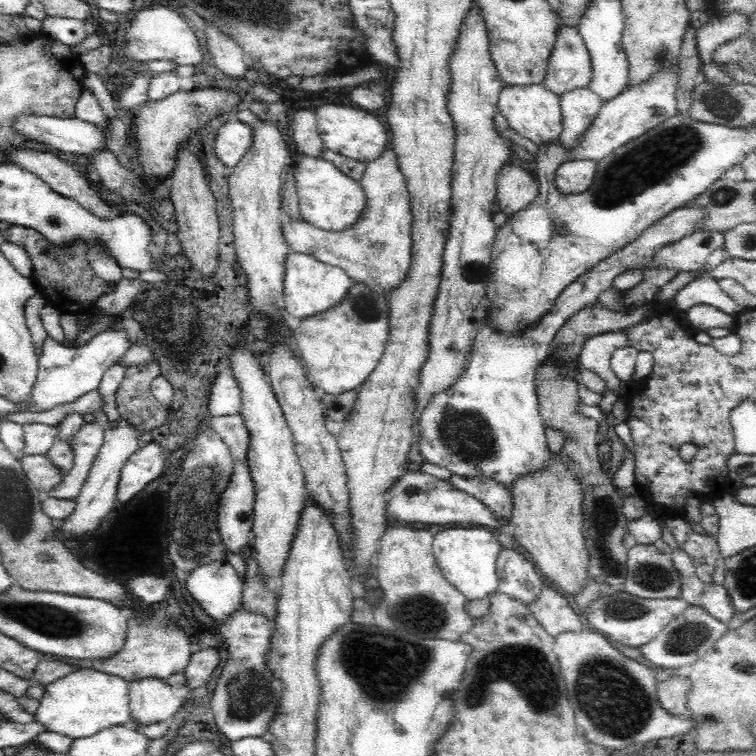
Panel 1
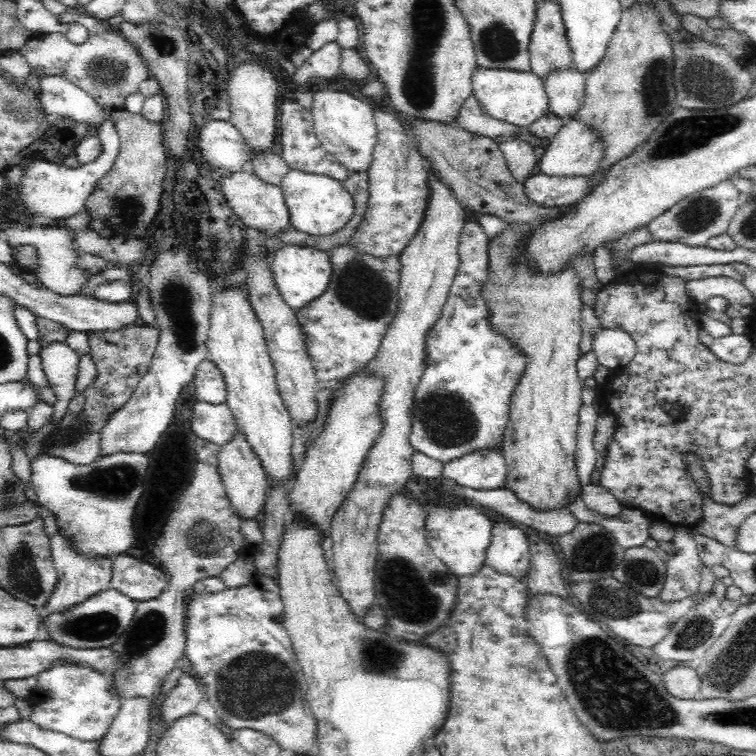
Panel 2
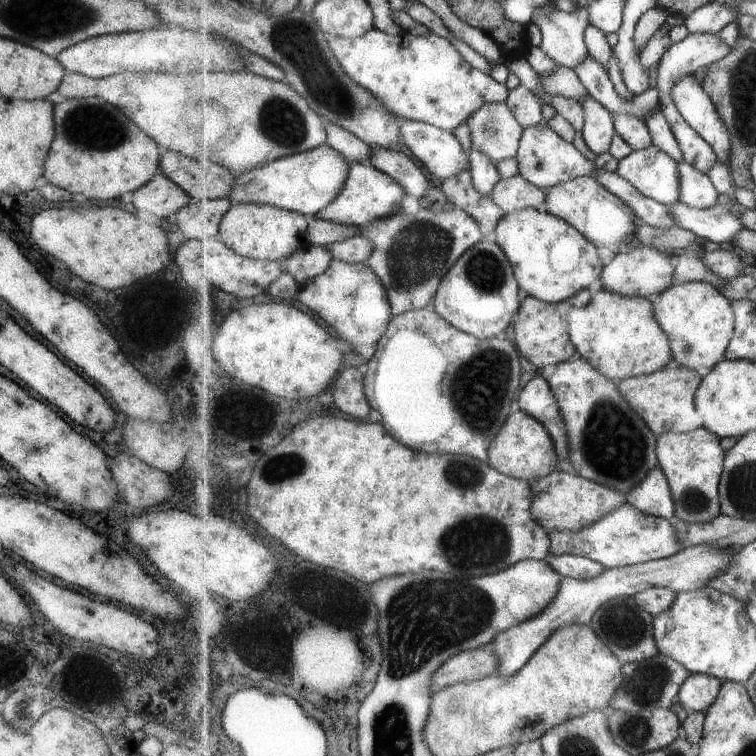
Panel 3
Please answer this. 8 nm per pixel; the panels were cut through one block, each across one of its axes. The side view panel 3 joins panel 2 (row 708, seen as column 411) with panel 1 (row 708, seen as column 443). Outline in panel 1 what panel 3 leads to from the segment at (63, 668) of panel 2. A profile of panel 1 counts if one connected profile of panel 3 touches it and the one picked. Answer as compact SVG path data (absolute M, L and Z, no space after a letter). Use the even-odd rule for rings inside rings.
M77 668L74 672L45 686L44 694L34 714L34 721L42 724L48 732L71 739L94 736L109 727L129 725L129 685L130 683L122 677Z

